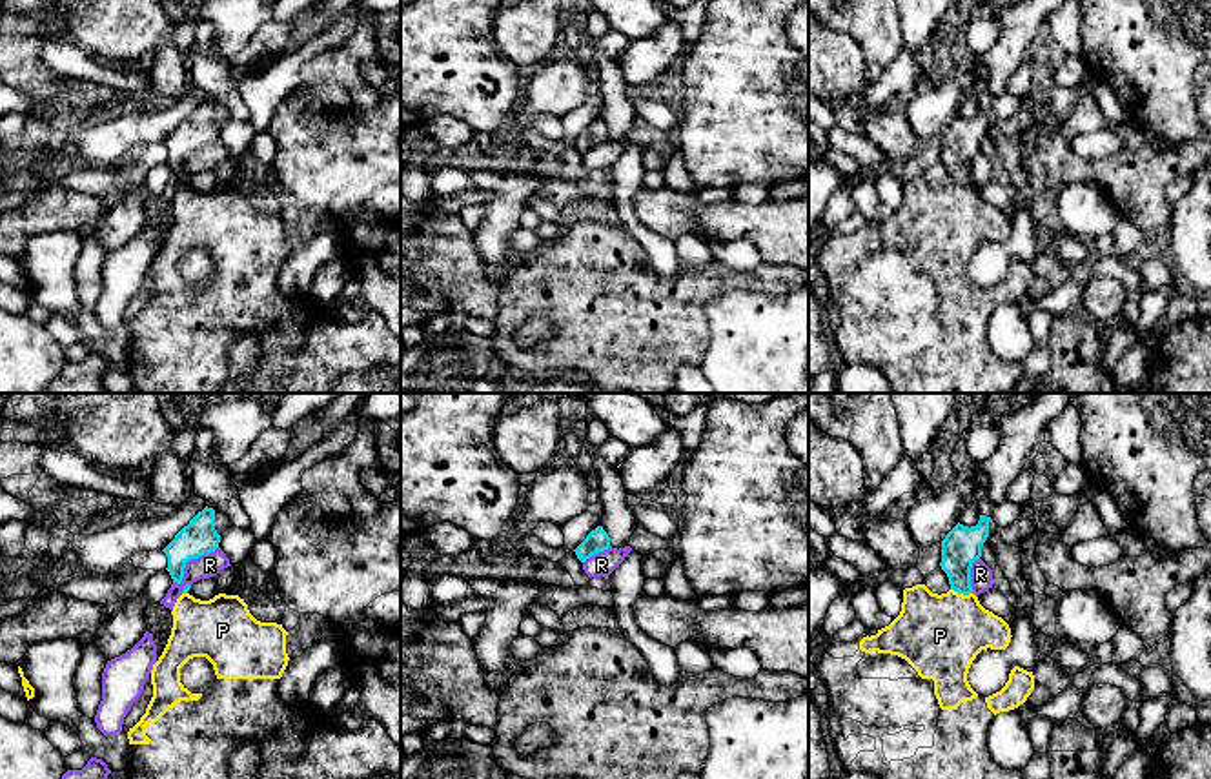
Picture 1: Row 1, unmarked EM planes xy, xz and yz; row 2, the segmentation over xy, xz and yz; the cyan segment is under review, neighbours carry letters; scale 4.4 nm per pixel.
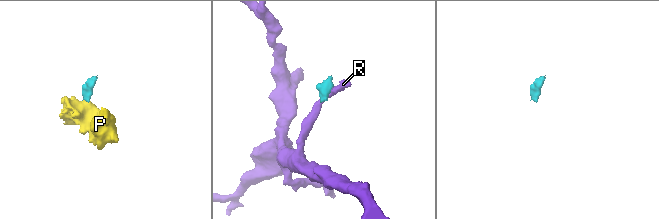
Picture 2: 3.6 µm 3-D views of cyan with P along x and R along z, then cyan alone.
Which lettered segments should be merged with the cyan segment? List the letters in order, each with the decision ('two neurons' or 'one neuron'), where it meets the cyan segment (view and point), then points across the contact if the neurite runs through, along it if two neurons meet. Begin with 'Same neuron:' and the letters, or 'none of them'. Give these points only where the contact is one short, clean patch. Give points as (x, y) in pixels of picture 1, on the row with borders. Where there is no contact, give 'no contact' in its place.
Same neuron: P
P: one neuron | yz (962, 592) | across yz (962, 545), (962, 592), (956, 619), (940, 636)
R: two neurons | xy (188, 559) | along xy (217, 546), (192, 557), (186, 563), (183, 579), (173, 583)

